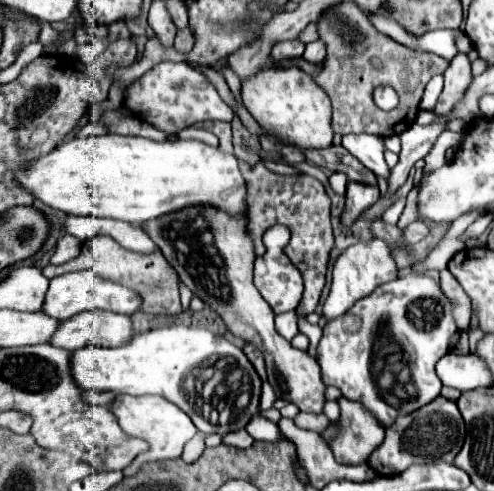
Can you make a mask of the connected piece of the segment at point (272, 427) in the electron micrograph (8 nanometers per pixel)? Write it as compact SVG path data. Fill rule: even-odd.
M256 413L252 419L250 419L250 425L246 425L246 431L256 439L256 441L274 441L274 439L280 439L278 435L280 429L276 423L272 423L270 419L266 419L264 415Z

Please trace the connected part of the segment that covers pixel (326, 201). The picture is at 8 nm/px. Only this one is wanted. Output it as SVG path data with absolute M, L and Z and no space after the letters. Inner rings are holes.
M238 159L238 167L242 177L246 179L246 187L250 189L250 233L256 243L256 255L260 257L266 253L264 249L264 233L280 223L290 229L290 241L284 247L284 253L290 257L290 261L300 269L304 277L304 295L296 309L298 315L302 313L314 313L324 283L326 283L326 269L330 261L330 251L334 247L334 233L330 225L330 197L324 189L324 185L310 177L310 175L278 175L264 167L264 163L248 165L246 161Z

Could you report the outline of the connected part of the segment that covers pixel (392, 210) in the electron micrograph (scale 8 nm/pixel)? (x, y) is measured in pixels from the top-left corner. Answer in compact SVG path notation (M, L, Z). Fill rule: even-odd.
M399 199L392 204L383 214L383 219L386 223L396 225L403 213L406 205L406 199Z

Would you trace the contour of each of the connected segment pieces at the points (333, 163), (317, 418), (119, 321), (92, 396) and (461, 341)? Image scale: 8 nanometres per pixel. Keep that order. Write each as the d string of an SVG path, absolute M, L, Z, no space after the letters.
M332 145L330 149L304 149L302 151L308 161L328 171L342 171L348 175L350 181L360 181L364 185L378 185L376 175L370 173L350 151L342 145Z
M302 411L294 417L294 421L300 429L308 429L308 431L316 431L316 433L322 433L322 429L326 429L326 425L330 423L326 415L316 415L316 413L310 415L310 413L302 413Z
M94 311L94 313L78 313L78 317L62 321L58 333L54 333L50 343L54 347L62 347L68 351L76 351L86 345L118 347L124 345L132 335L134 329L128 315Z
M84 391L84 401L88 403L88 405L108 405L114 397L116 397L116 393L100 393L100 391Z
M466 331L454 333L454 337L450 339L450 351L458 353L458 355L466 355L468 353L468 335L466 335Z

